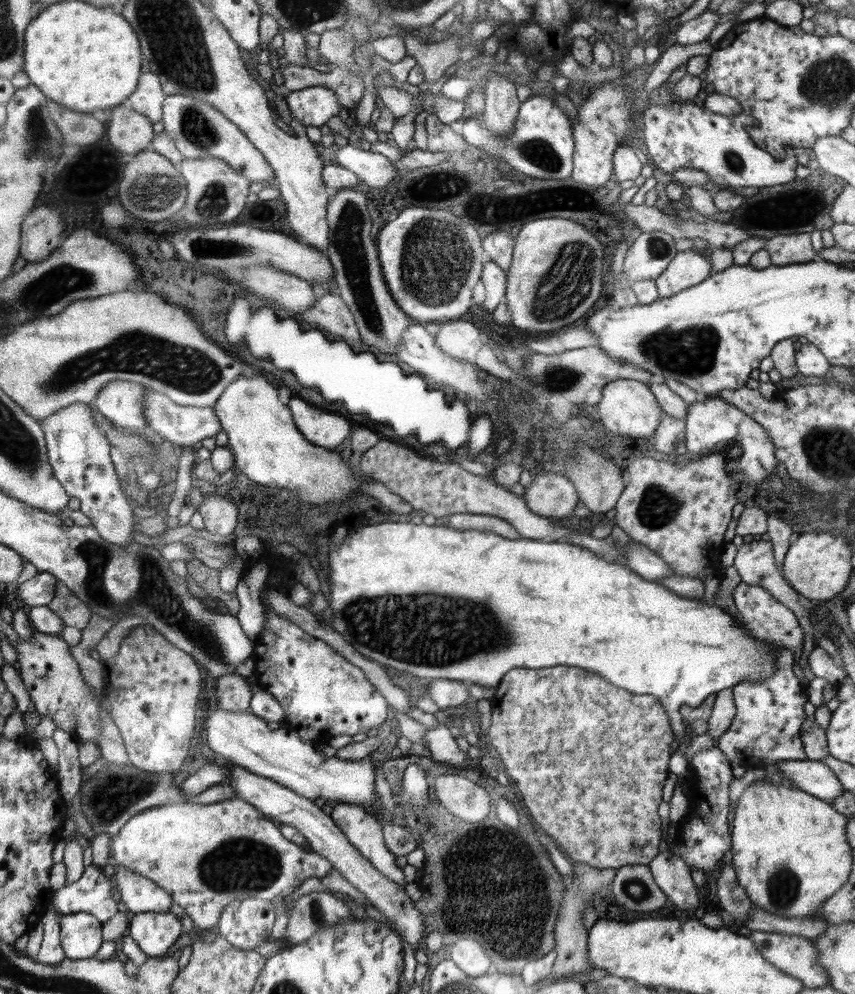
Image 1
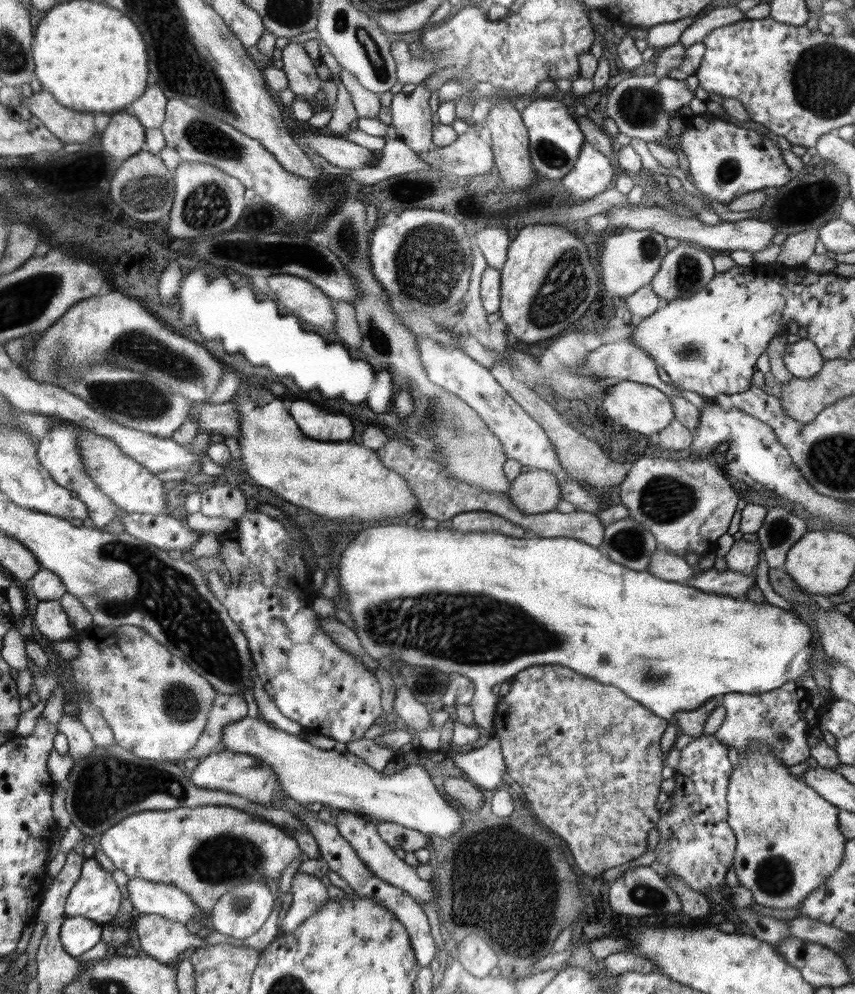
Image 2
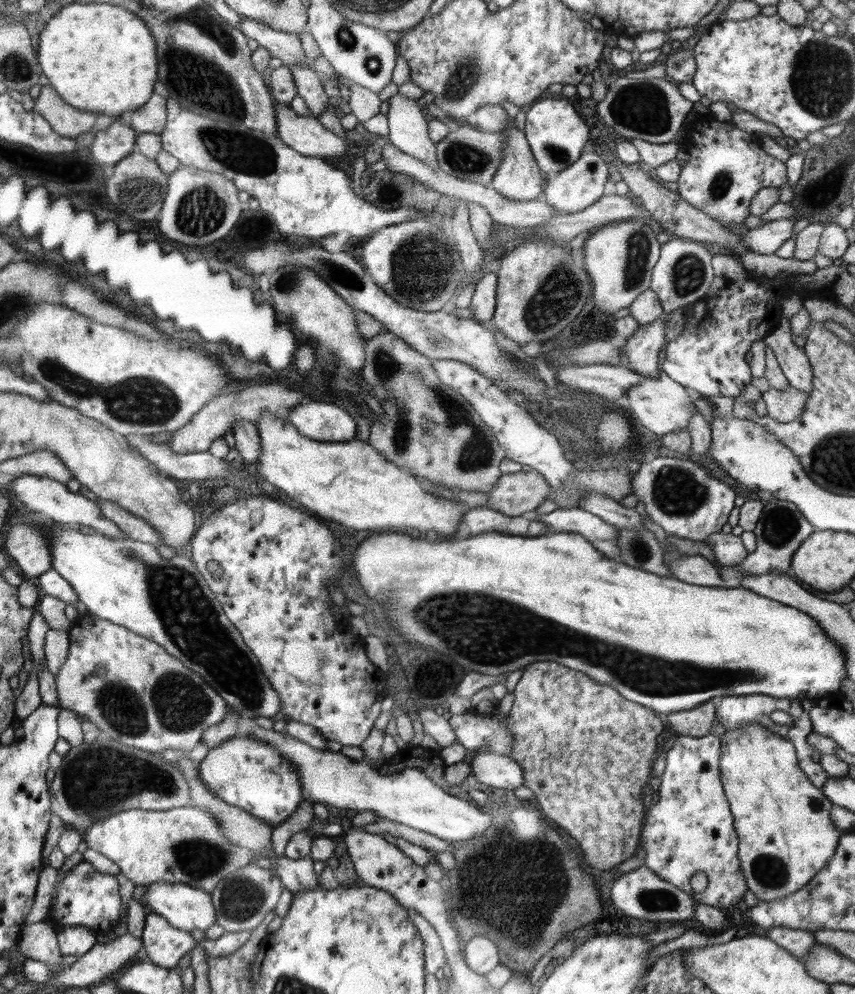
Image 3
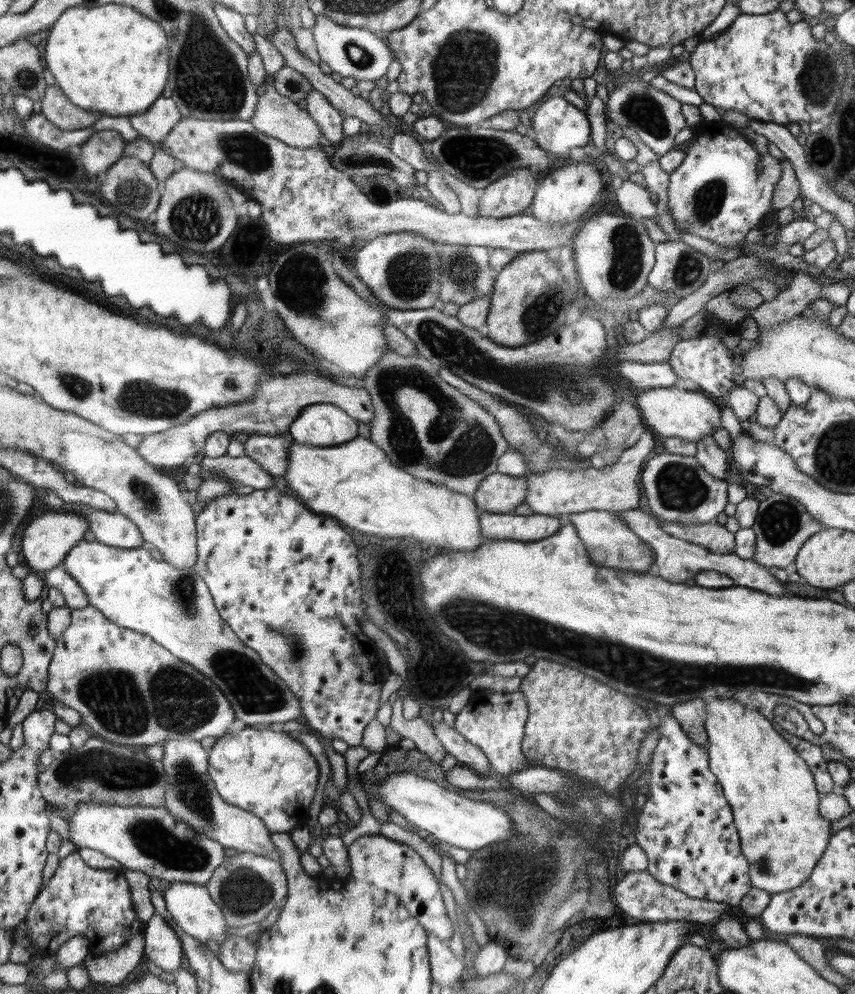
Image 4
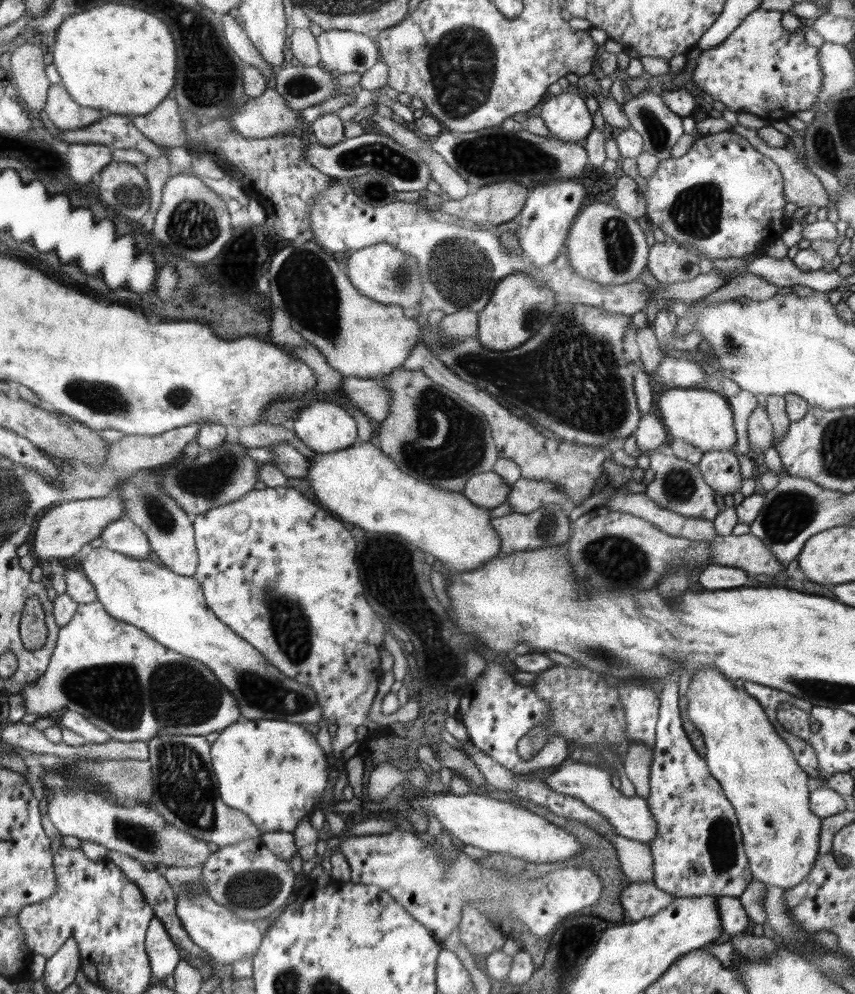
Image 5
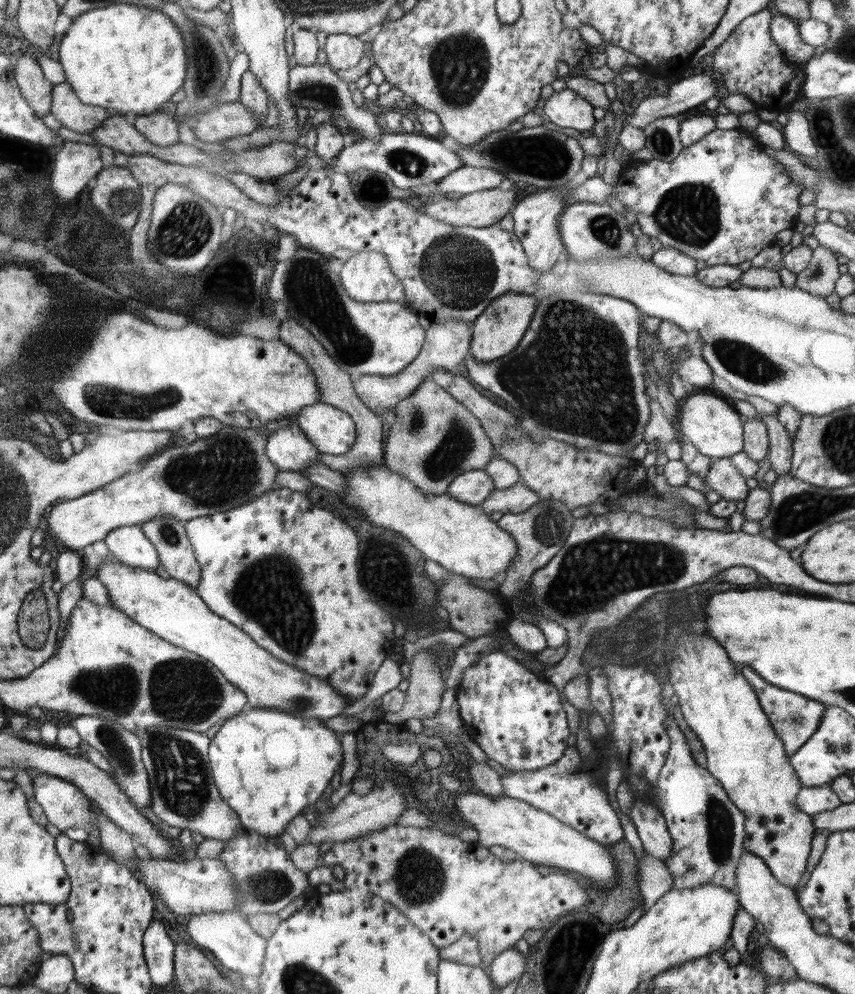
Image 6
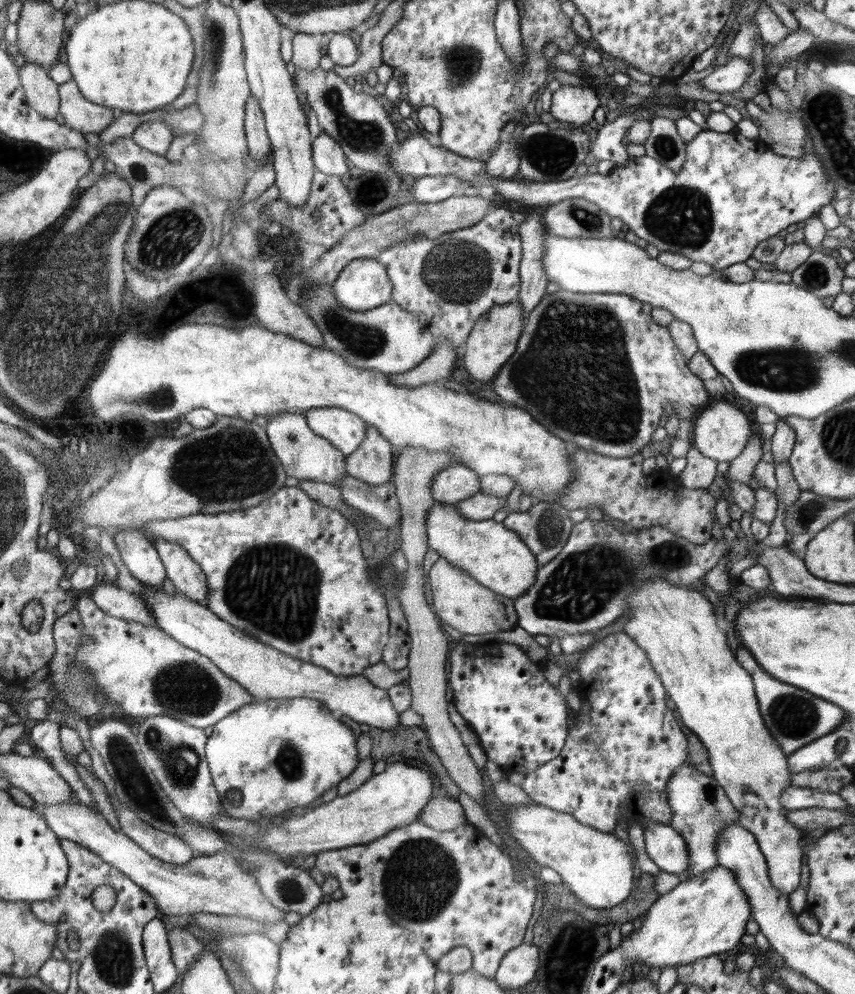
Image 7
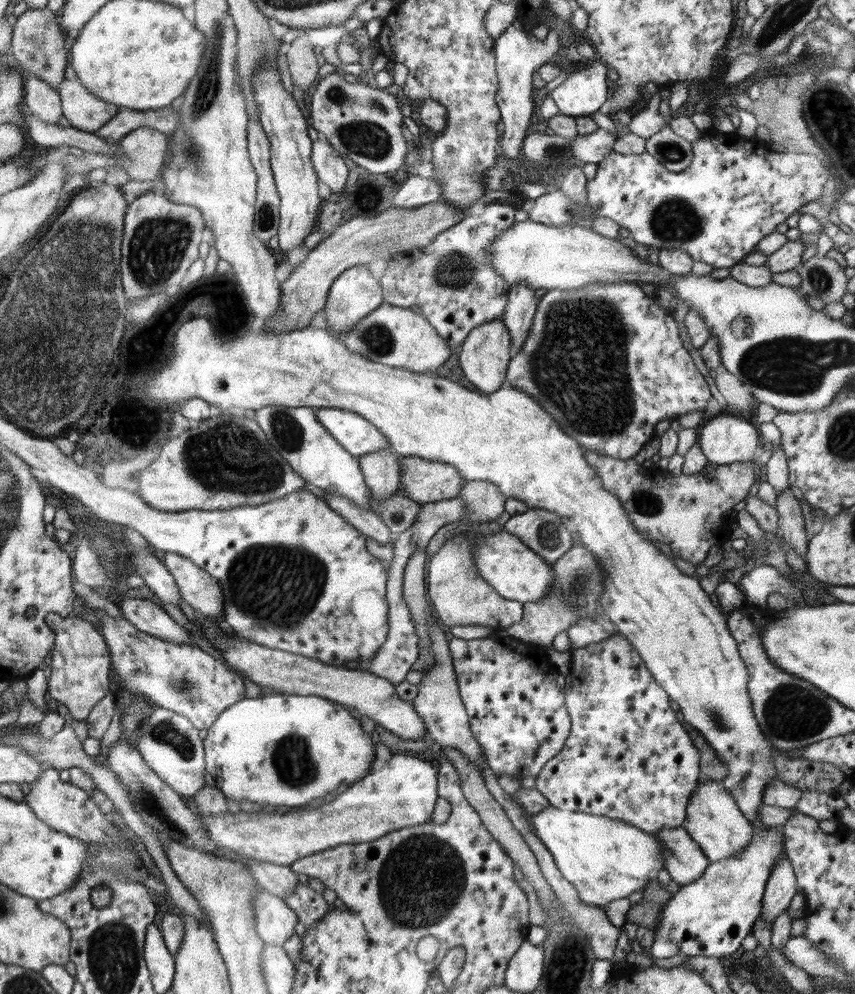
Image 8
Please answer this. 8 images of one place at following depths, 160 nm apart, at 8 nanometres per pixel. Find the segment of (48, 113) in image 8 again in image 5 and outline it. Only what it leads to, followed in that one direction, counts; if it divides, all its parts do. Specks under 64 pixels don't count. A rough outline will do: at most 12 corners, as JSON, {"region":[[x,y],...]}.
{"region":[[24,43],[10,56],[20,101],[41,111],[51,83],[44,52]]}

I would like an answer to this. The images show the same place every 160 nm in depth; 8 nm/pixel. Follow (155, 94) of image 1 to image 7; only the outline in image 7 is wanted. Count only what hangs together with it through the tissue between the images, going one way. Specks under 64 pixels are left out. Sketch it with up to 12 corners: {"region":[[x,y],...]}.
{"region":[[164,121],[139,125],[140,148],[167,156],[174,134]]}

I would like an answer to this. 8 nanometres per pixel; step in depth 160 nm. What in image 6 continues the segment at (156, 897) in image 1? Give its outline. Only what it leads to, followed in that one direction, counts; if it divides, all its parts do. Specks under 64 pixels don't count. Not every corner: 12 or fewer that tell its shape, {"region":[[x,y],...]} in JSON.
{"region":[[240,912],[190,915],[186,932],[228,970],[260,978],[267,940]]}

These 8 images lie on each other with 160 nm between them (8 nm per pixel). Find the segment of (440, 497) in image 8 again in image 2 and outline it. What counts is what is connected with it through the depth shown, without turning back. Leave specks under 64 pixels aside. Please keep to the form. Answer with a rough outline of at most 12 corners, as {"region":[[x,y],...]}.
{"region":[[530,468],[506,494],[524,514],[556,511],[560,481]]}

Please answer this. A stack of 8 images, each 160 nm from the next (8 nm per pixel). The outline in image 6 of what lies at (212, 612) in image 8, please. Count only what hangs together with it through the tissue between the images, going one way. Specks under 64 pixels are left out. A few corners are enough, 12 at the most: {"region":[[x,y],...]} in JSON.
{"region":[[152,518],[140,528],[164,570],[195,589],[201,571],[183,523]]}

